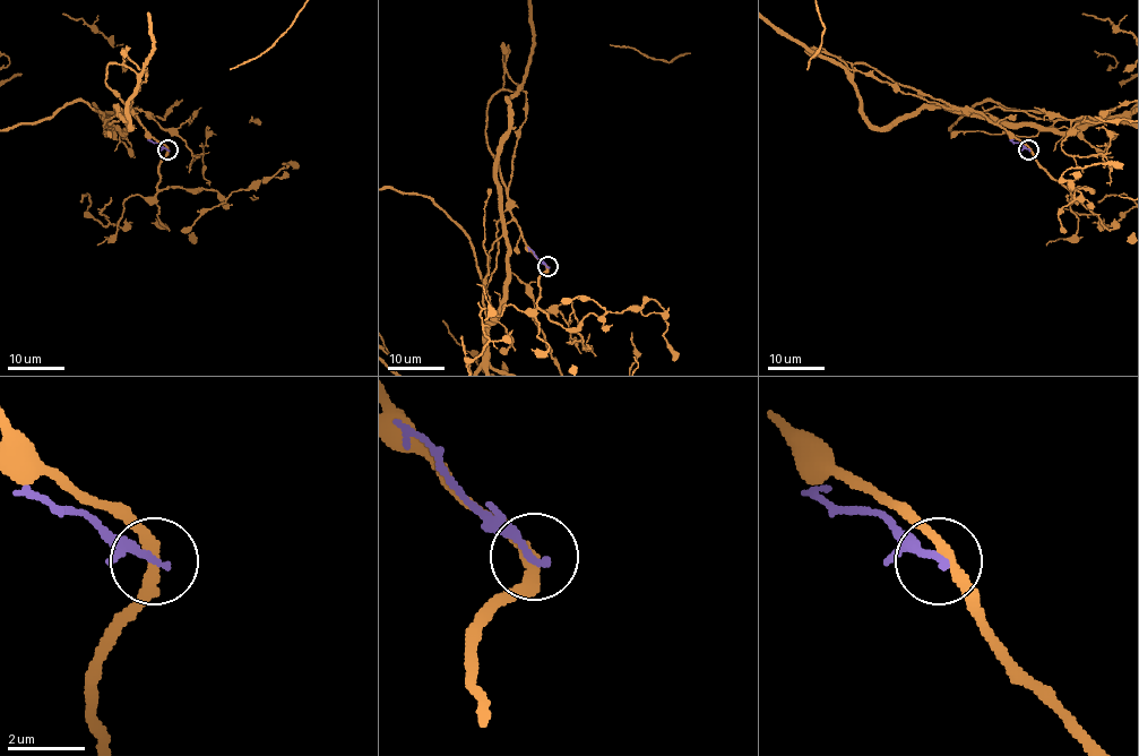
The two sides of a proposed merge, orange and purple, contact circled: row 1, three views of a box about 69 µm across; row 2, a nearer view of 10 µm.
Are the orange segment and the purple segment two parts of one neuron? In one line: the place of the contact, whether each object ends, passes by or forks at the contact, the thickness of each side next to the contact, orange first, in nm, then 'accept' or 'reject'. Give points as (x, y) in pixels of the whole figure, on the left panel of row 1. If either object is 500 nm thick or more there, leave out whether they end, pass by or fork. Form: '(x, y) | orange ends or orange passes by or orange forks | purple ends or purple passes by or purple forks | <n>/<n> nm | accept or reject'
(167, 149) | orange passes by | purple ends | 280/220 nm | reject

